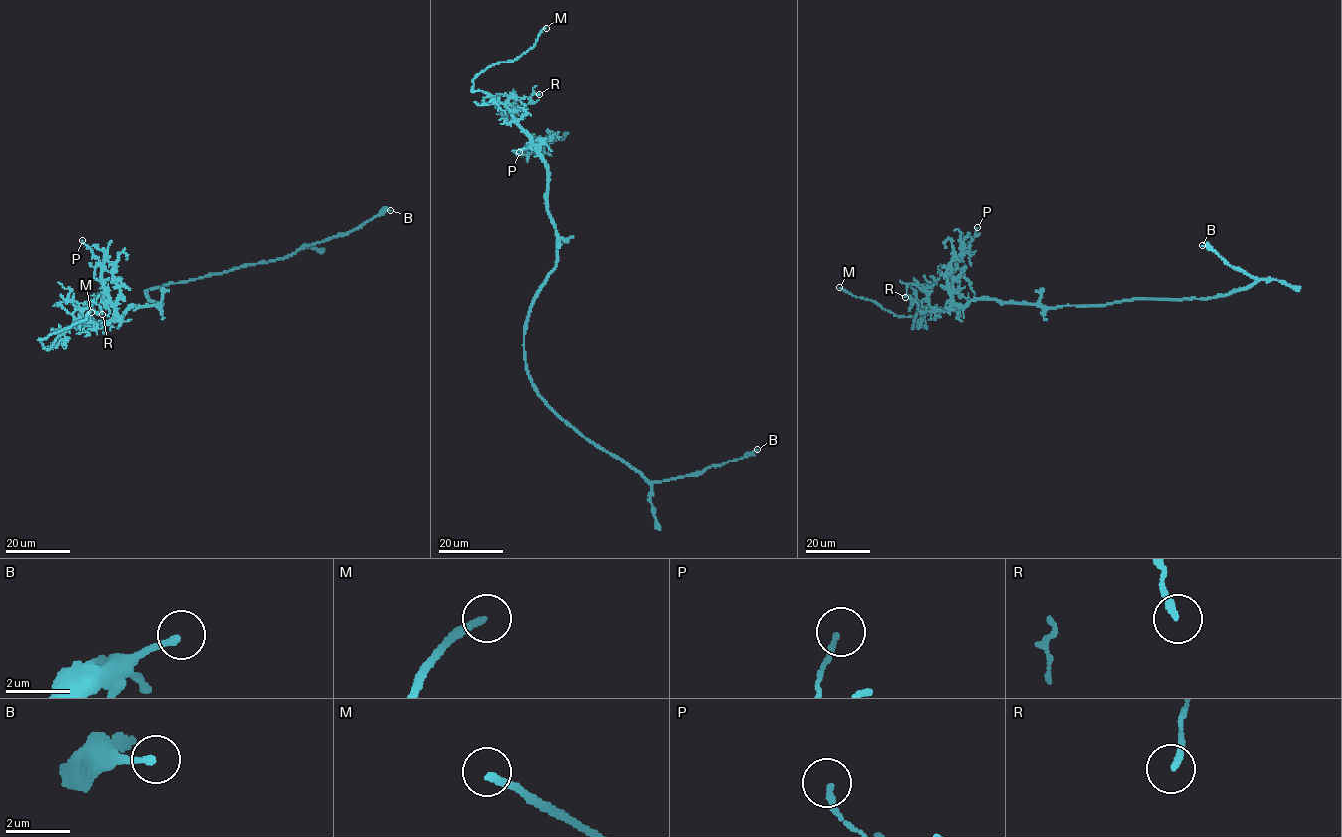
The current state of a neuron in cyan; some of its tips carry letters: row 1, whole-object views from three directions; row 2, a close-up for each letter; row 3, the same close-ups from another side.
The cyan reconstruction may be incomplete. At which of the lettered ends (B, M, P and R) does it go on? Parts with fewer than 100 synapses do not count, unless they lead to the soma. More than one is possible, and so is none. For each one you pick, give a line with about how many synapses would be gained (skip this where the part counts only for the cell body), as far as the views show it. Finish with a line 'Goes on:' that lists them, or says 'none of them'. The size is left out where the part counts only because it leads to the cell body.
Goes on: M

